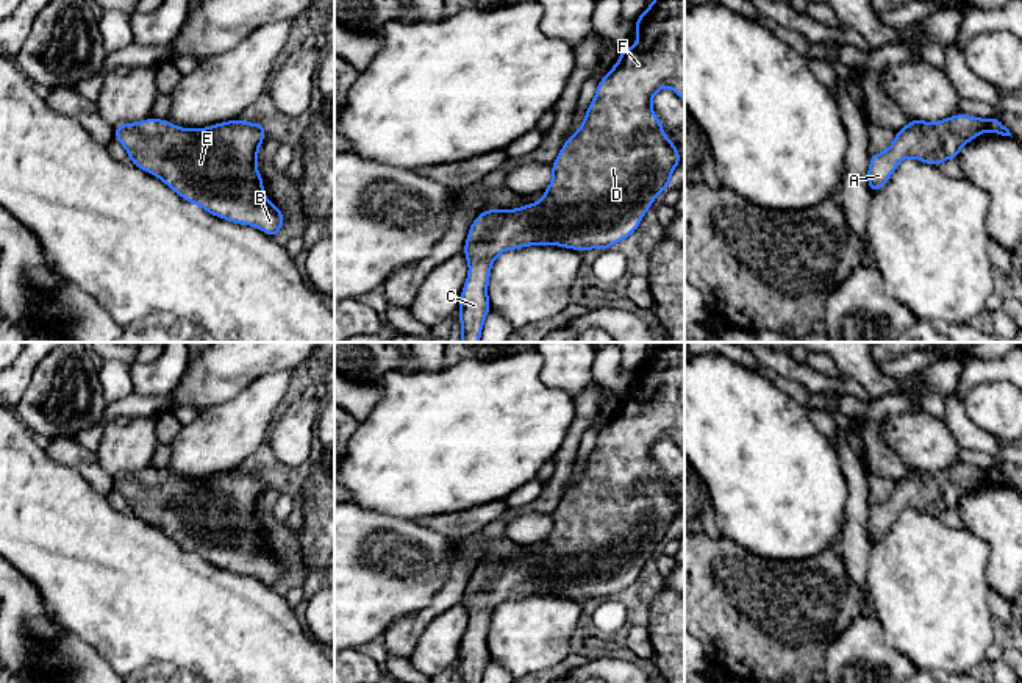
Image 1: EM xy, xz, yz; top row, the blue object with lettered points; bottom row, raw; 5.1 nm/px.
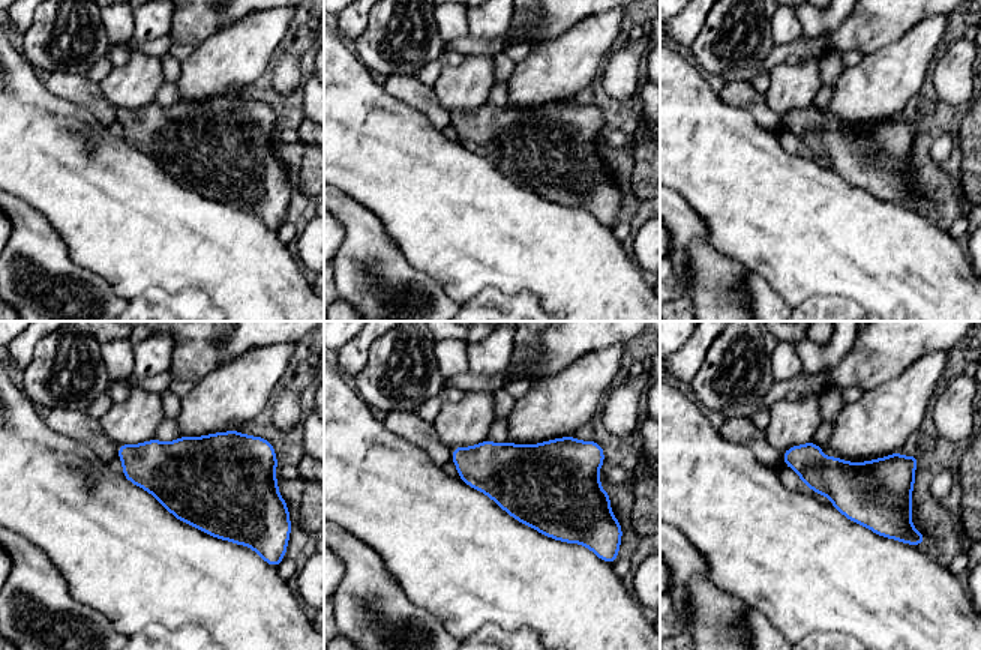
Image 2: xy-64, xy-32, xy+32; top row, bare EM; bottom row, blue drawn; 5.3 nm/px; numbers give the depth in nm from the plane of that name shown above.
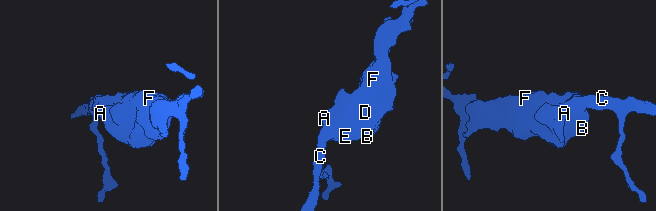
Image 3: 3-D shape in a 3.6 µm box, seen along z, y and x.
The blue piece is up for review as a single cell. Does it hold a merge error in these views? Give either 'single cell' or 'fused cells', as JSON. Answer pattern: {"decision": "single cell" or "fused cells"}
{"decision": "single cell"}

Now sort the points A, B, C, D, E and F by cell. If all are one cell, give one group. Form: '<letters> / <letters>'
A B C D E F

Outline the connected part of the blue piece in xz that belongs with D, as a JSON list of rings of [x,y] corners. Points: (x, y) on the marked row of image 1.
[[[653,0],[636,19],[634,28],[638,42],[619,50],[620,58],[599,81],[581,127],[564,141],[552,163],[553,178],[545,195],[517,209],[486,209],[470,225],[463,247],[469,275],[458,308],[461,342],[480,342],[483,322],[491,311],[491,267],[503,250],[539,244],[578,252],[609,249],[638,230],[656,195],[670,186],[670,175],[681,158],[663,133],[652,102],[663,86],[669,86],[684,102],[684,0]]]

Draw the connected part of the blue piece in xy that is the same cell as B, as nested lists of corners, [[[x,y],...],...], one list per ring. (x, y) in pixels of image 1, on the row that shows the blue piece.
[[[239,117],[189,130],[164,119],[145,119],[114,127],[114,138],[128,152],[130,163],[163,180],[186,202],[216,217],[256,227],[275,238],[286,216],[263,194],[264,180],[256,169],[258,148],[266,138],[264,127],[263,122],[247,123]]]

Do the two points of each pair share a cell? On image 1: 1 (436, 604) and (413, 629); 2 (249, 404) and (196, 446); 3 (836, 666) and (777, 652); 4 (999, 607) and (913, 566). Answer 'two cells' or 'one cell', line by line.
1: one cell
2: one cell
3: two cells
4: two cells

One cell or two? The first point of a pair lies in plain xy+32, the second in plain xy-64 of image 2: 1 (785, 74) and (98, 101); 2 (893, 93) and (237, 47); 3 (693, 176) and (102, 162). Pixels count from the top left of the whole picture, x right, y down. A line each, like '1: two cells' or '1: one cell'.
1: two cells
2: one cell
3: one cell

